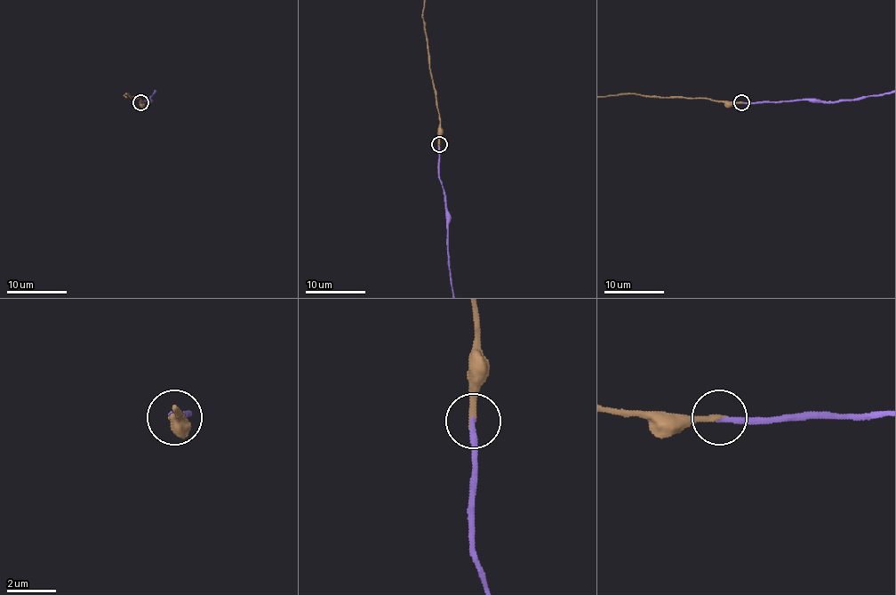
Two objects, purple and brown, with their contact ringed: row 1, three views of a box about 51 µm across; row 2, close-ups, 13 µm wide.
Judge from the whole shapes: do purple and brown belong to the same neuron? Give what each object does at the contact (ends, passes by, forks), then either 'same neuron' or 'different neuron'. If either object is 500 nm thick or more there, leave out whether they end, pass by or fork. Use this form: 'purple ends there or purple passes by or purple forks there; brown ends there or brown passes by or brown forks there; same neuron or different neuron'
purple ends there; brown ends there; same neuron

